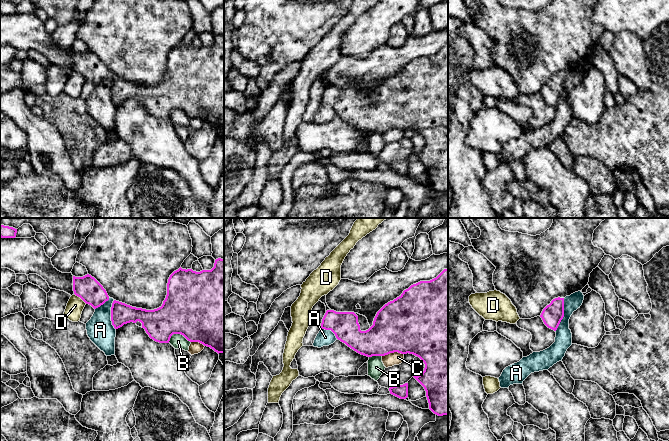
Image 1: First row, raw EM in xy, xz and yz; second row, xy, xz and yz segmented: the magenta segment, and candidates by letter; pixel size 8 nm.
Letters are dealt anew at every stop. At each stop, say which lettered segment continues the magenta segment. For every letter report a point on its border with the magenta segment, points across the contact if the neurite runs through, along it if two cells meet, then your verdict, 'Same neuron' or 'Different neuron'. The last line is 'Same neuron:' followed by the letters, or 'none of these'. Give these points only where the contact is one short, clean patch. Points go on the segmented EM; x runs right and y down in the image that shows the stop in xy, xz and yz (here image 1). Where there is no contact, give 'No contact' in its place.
A: Touches magenta at yz (563, 315). Different neuron
B: Touches magenta at xy (178, 333). Different neuron
C: Touches magenta at xz (392, 352). Different neuron
D: Touches magenta at xy (80, 297). Boundary: xy (74, 293), (86, 303). Different neuron
Same neuron: none of these

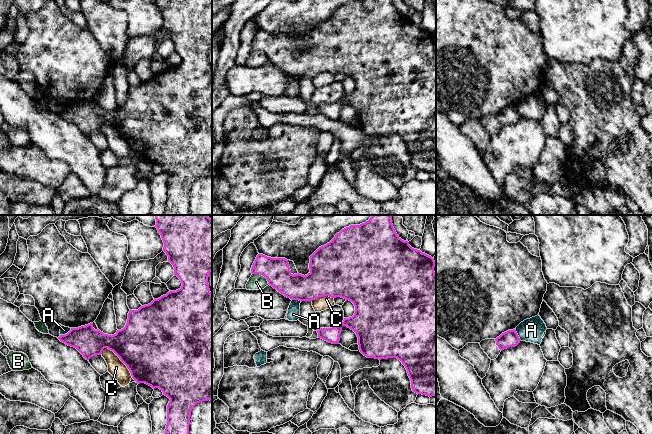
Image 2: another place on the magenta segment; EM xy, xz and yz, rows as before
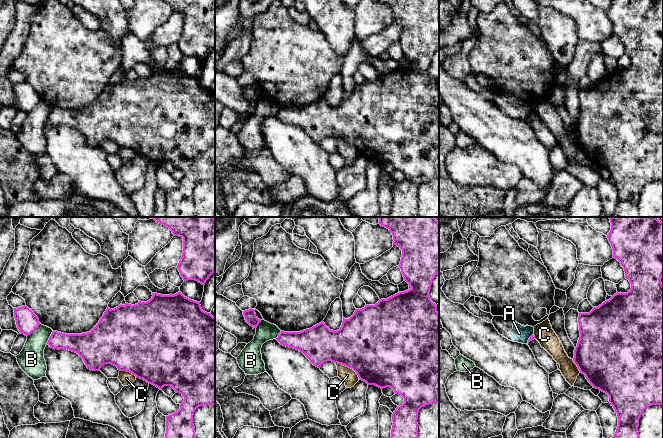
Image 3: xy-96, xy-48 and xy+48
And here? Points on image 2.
A: Touches magenta at xy (65, 334). Boundary: xy (71, 328), (66, 333), (60, 335). Different neuron
B: Touches magenta at xz (262, 275). Different neuron
C: Touches magenta at xy (120, 359). Different neuron
Same neuron: none of these

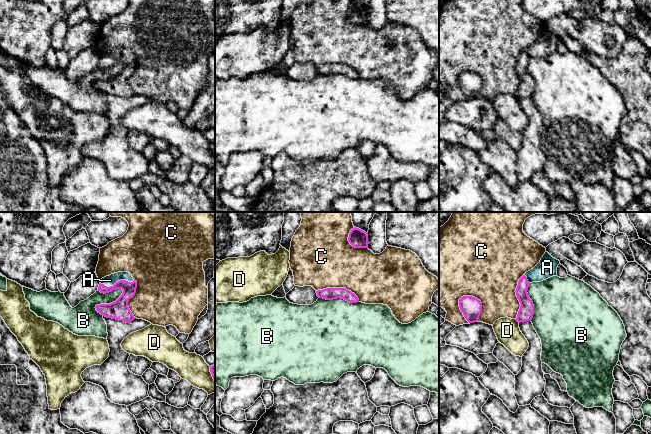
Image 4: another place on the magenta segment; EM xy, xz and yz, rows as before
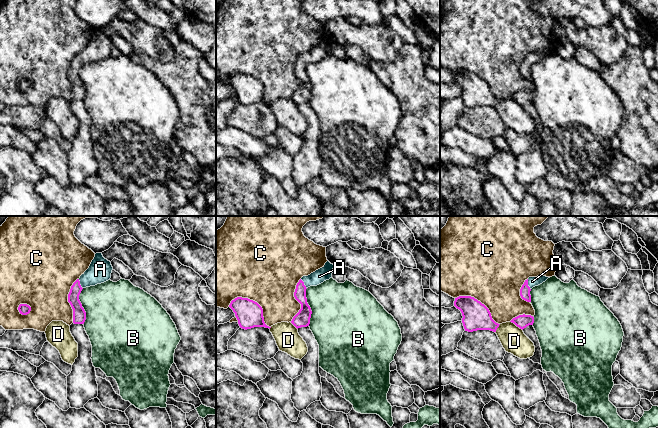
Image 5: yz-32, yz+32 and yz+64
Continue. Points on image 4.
A: Touches magenta at xy (118, 281). Path across: xy (119, 310), (125, 288), (118, 281), (110, 280). Same neuron
B: Touches magenta at xy (107, 304). Different neuron
C: Touches magenta at yz (460, 309). Different neuron
D: Touches magenta at yz (517, 320). Different neuron
Same neuron: A

